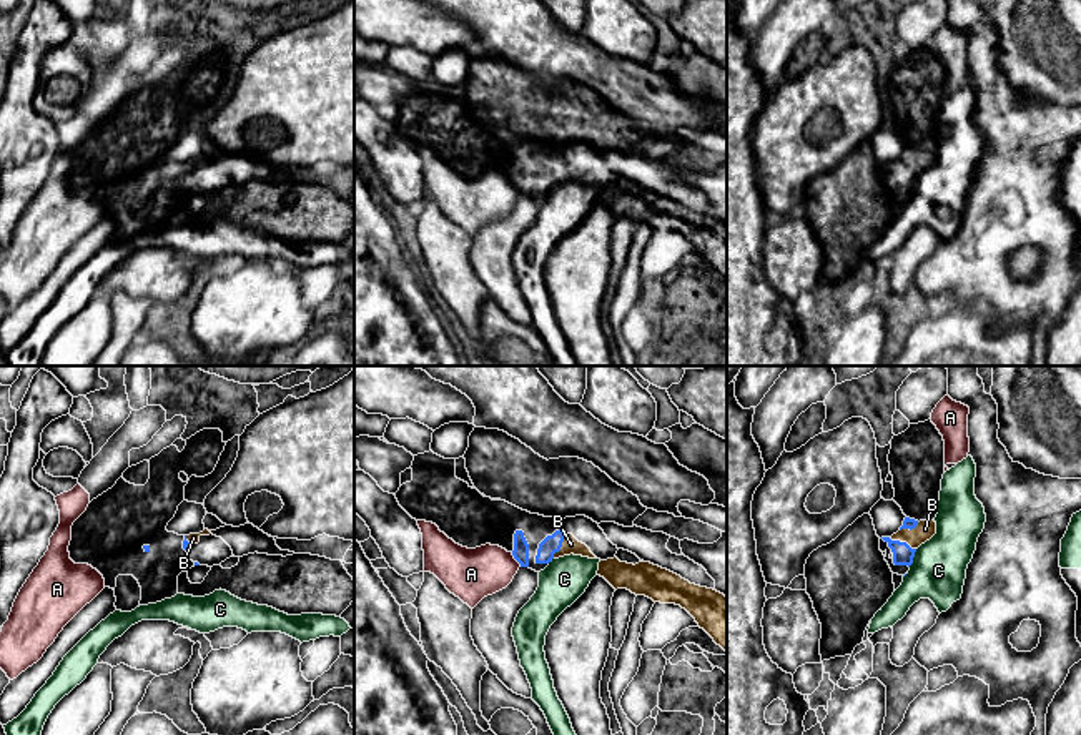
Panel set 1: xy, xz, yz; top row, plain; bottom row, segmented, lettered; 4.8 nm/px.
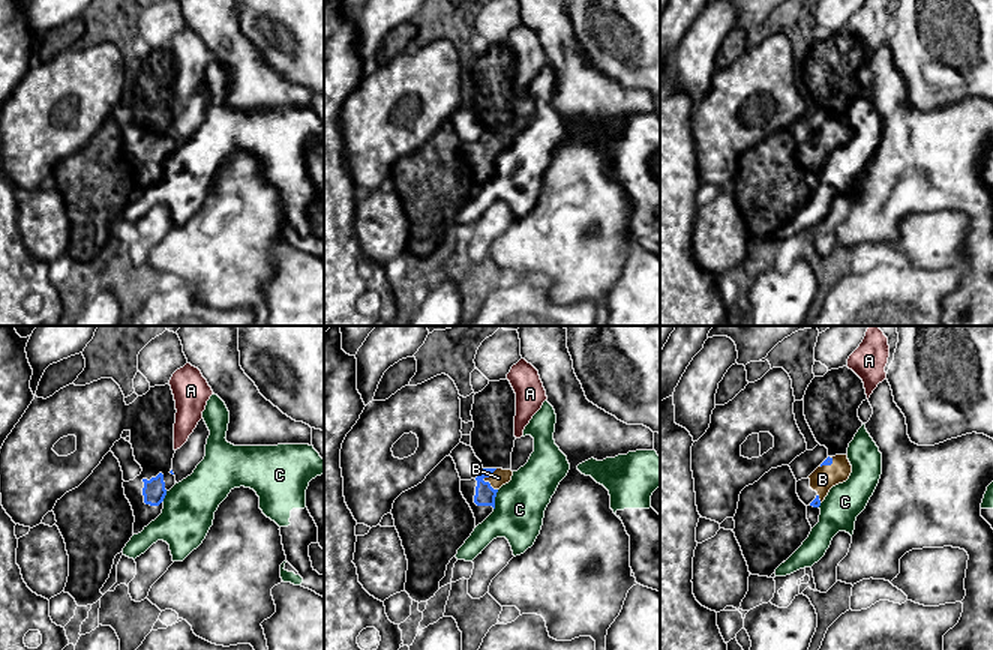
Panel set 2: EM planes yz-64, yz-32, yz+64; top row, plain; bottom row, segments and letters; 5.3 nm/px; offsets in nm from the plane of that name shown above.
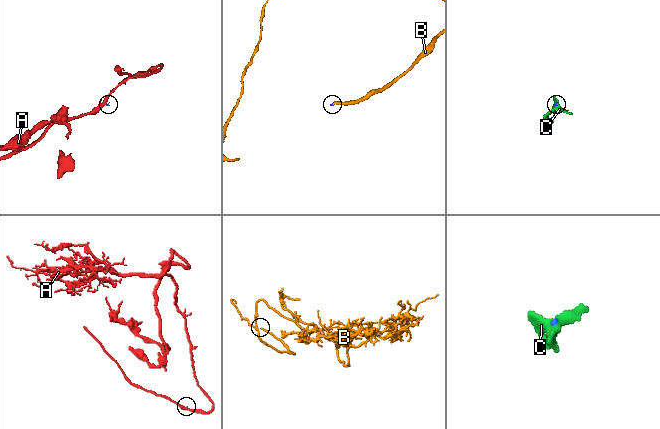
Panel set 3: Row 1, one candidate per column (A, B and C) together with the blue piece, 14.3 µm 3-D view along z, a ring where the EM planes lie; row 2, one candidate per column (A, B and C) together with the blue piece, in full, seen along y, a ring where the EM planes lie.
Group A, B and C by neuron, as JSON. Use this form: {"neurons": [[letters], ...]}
{"neurons": [["A"], ["B"], ["C"]]}

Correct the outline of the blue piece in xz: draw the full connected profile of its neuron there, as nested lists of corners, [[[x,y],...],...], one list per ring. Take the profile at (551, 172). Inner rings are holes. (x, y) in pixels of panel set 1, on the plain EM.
[[[559,156],[539,171],[536,191],[549,191],[554,186],[570,181],[597,186],[585,171],[579,170],[572,161],[564,161],[562,156]]]

